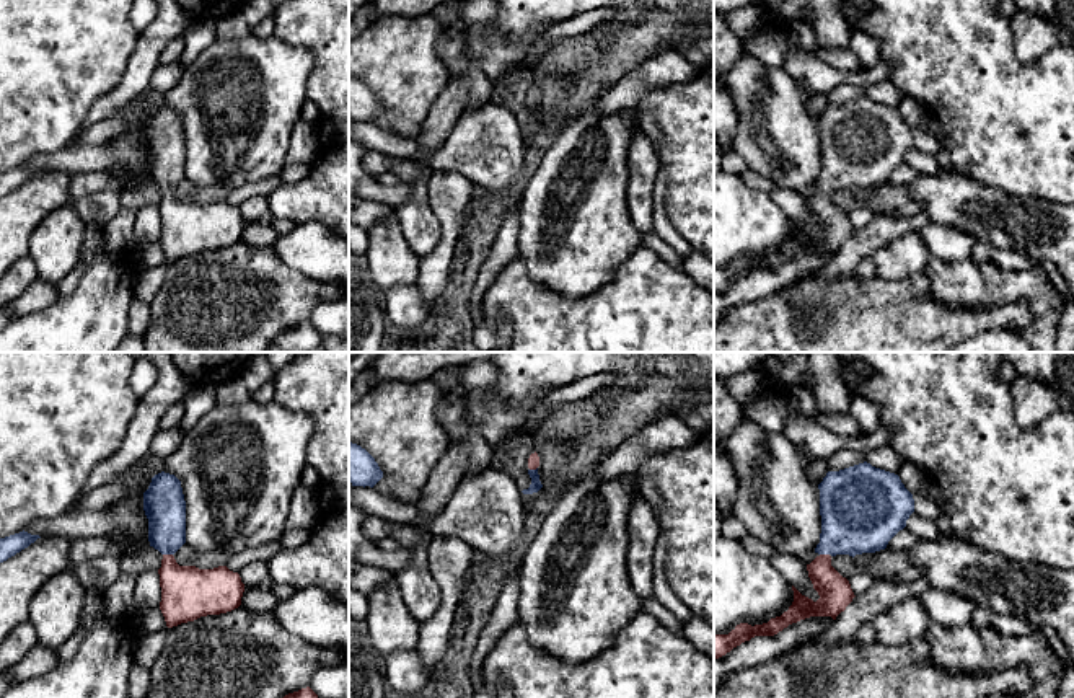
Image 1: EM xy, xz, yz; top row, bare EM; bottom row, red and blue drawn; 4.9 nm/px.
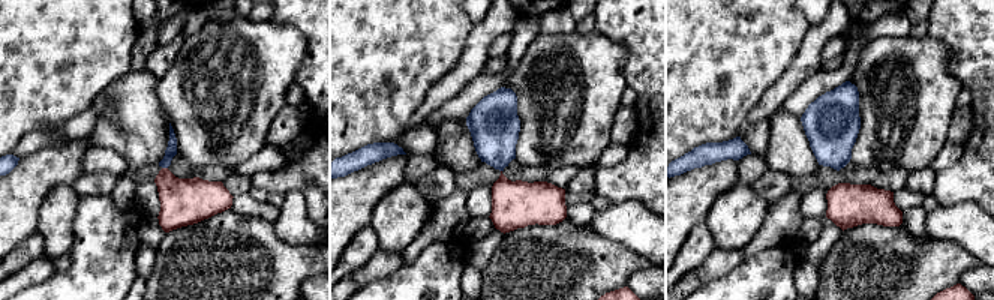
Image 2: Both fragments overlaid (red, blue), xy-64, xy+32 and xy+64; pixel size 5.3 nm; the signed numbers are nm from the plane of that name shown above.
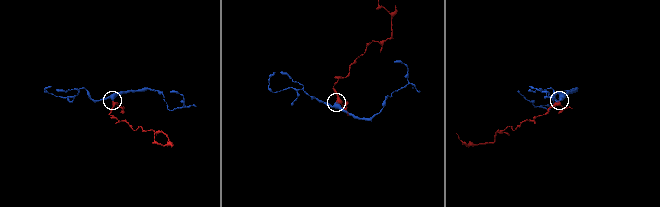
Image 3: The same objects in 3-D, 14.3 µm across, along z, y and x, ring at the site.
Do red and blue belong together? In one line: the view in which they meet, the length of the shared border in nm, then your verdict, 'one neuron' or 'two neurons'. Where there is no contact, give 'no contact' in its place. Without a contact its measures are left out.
meets red in xy; contact 50 nm long; one neuron

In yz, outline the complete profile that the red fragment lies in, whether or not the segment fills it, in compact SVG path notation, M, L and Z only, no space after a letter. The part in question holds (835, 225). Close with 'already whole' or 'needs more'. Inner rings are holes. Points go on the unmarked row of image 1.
M867 96L828 106L818 124L821 168L815 183L818 191L807 205L820 233L813 236L792 220L794 236L781 251L755 261L740 258L728 269L714 269L714 295L755 271L774 271L805 253L836 254L856 230L849 215L831 201L831 192L885 184L914 147L913 129L900 111Z; needs more

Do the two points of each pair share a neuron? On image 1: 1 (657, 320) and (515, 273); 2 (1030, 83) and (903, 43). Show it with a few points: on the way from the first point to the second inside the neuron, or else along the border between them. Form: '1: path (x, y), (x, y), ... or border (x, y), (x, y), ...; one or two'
1: path (621, 320), (558, 320), (546, 309); one
2: path (999, 83), (978, 83), (941, 46), (934, 46); one

